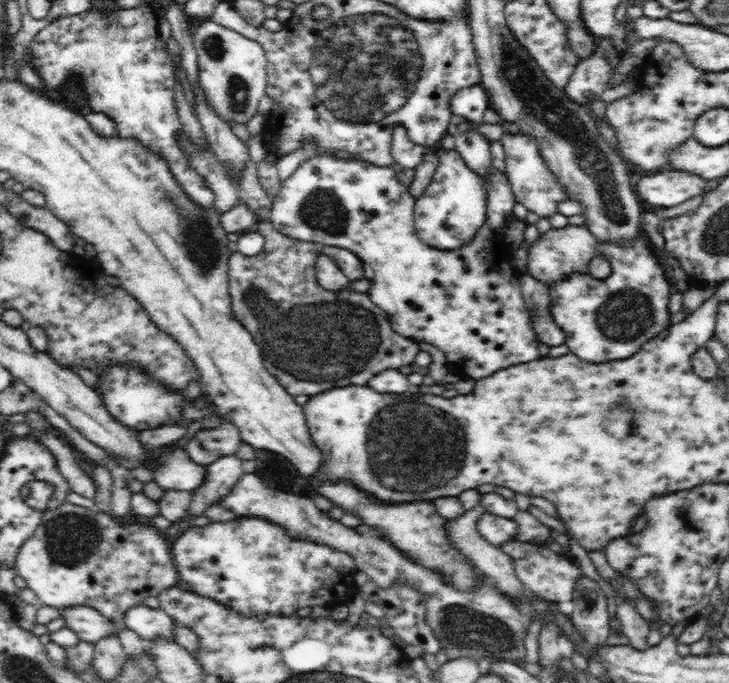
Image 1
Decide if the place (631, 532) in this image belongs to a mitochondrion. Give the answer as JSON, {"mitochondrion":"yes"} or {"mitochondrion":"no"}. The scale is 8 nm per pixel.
{"mitochondrion":"no"}

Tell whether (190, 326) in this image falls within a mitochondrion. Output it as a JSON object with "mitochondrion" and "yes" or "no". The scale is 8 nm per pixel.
{"mitochondrion":"no"}

